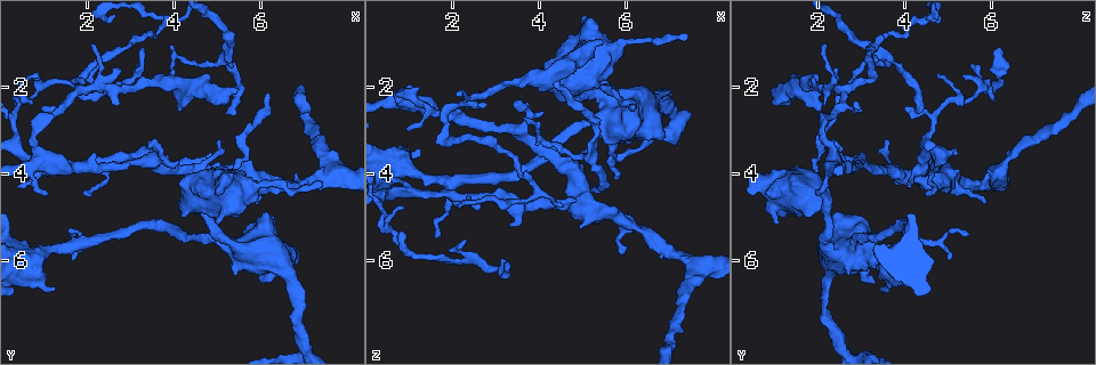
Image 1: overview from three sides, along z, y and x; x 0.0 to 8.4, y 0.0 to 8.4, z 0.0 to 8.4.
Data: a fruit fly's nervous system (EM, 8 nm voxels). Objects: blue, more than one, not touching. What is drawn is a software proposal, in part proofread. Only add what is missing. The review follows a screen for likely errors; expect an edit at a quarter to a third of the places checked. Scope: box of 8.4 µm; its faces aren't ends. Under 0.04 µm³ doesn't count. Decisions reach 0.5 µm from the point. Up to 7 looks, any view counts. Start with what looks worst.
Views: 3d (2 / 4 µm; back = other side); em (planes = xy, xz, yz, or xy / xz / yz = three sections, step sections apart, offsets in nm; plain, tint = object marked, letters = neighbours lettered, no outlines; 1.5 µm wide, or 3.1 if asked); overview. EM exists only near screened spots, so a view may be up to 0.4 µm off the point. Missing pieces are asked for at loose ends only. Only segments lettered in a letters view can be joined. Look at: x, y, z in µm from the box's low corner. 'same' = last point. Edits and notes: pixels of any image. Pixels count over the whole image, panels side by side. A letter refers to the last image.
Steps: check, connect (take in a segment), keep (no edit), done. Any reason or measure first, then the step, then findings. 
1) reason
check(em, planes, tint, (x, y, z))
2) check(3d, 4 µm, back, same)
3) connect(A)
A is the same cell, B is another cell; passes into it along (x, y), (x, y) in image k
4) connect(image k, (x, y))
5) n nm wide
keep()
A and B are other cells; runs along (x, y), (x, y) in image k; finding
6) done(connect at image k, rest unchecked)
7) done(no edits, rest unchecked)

thin end
check(3d, 4 µm, (5.20, 2.60, 4.40))

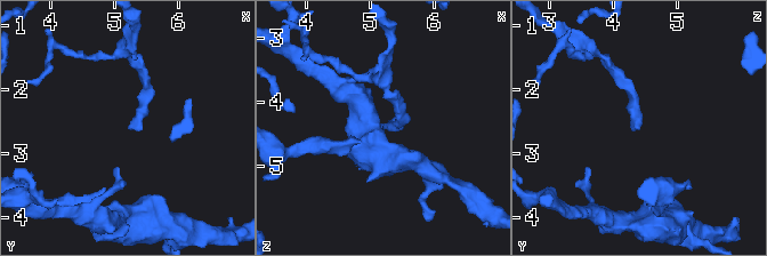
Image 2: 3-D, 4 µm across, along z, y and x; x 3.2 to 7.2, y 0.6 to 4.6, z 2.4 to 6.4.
check(em, xz, step 8, letters, (5.25, 2.60, 4.40))

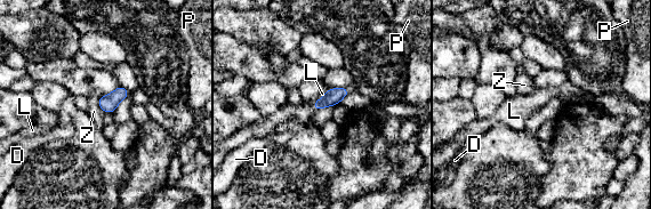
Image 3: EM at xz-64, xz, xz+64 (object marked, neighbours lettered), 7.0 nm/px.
connect(L)
L is the same cell, D, P and Z are other cells; the cell continues

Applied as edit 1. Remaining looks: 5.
see it whole again
check(overview)

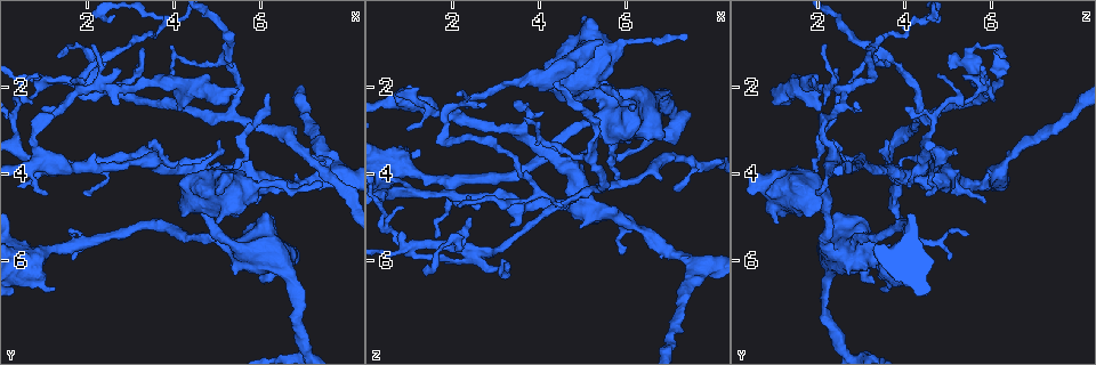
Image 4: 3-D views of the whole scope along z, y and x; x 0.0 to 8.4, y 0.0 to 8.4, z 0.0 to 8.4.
tapers out
check(em, planes, tint, (7.40, 4.15, 0.90))

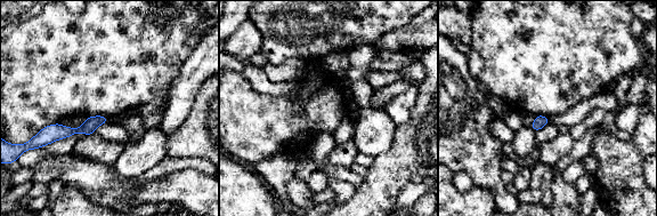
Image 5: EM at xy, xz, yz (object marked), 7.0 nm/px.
check(em, planes, letters, same)

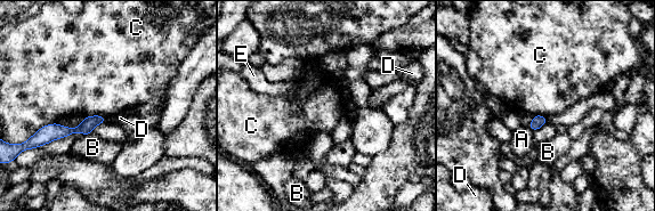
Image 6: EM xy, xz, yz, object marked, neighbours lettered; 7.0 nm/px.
keep()
A, B, C, D and E are other cells; border along (56, 122), (42, 126), (32, 136) in image 6; none of them fits

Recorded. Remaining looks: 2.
done(connect at image 3, rest unchecked)

